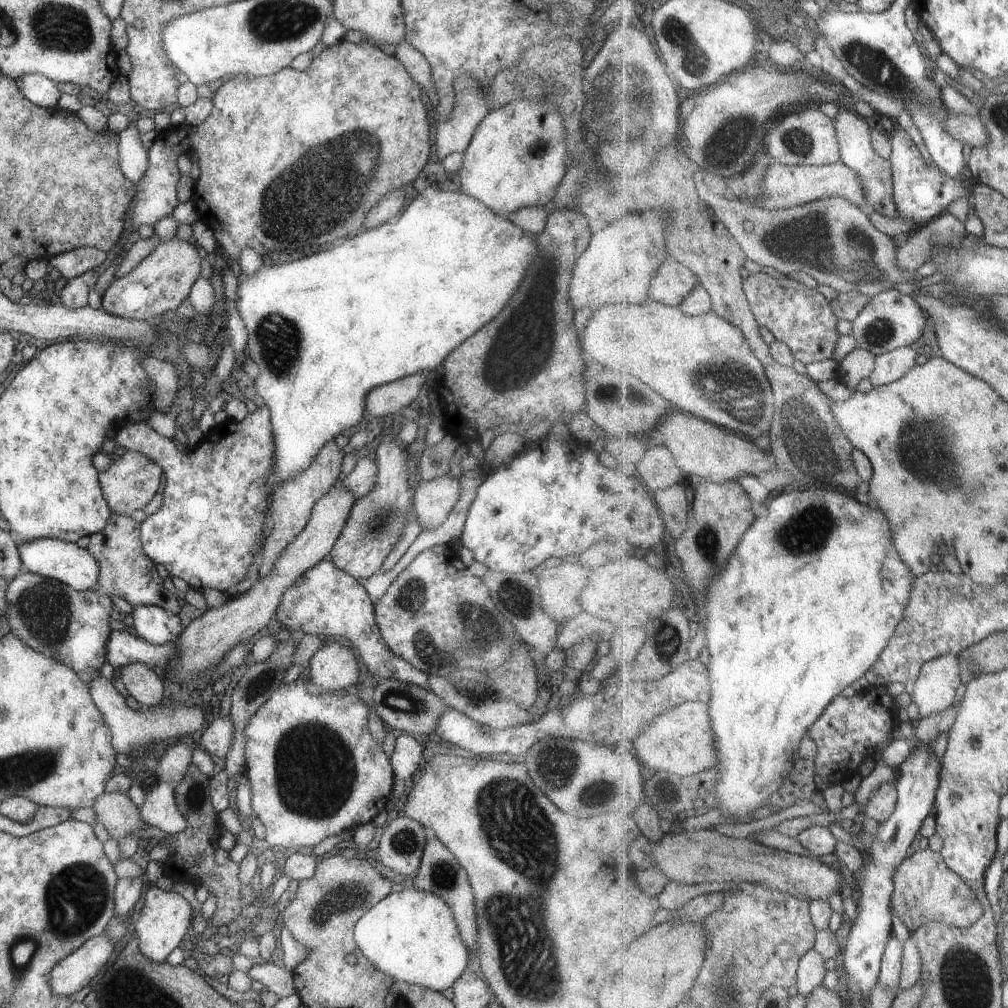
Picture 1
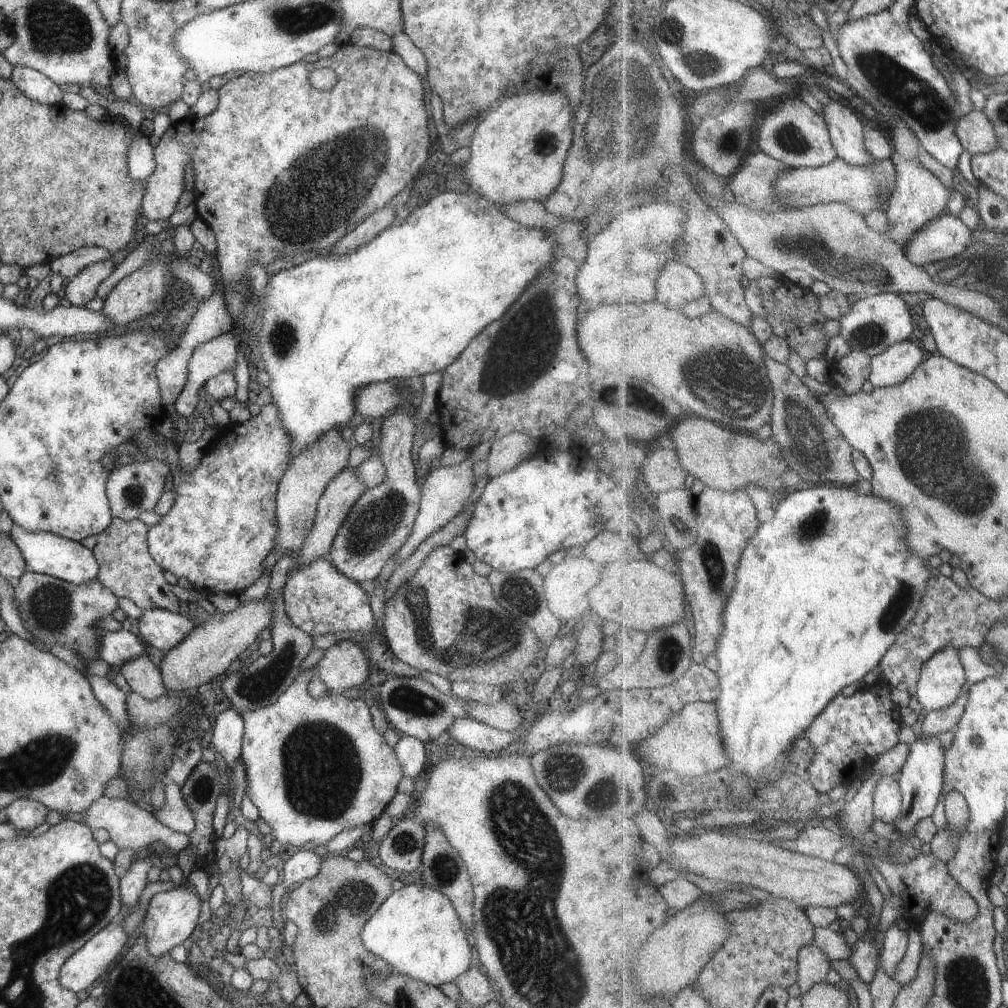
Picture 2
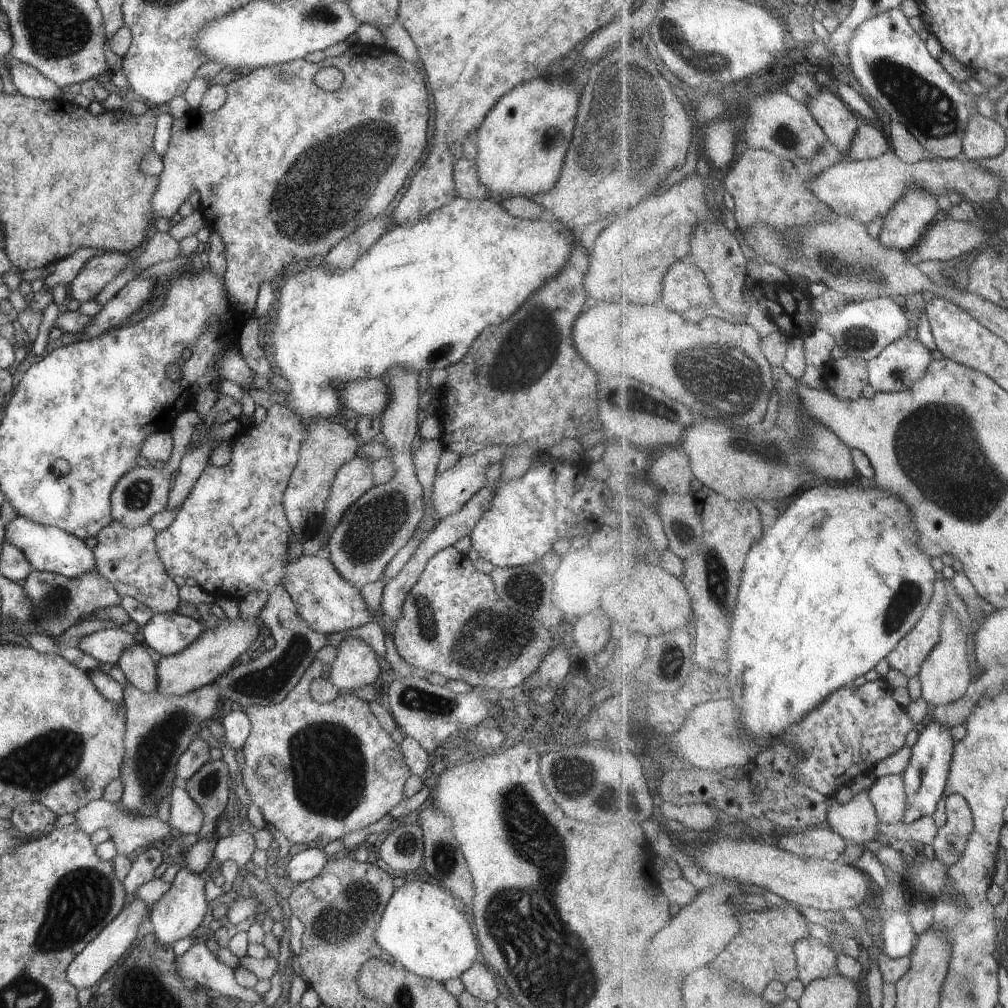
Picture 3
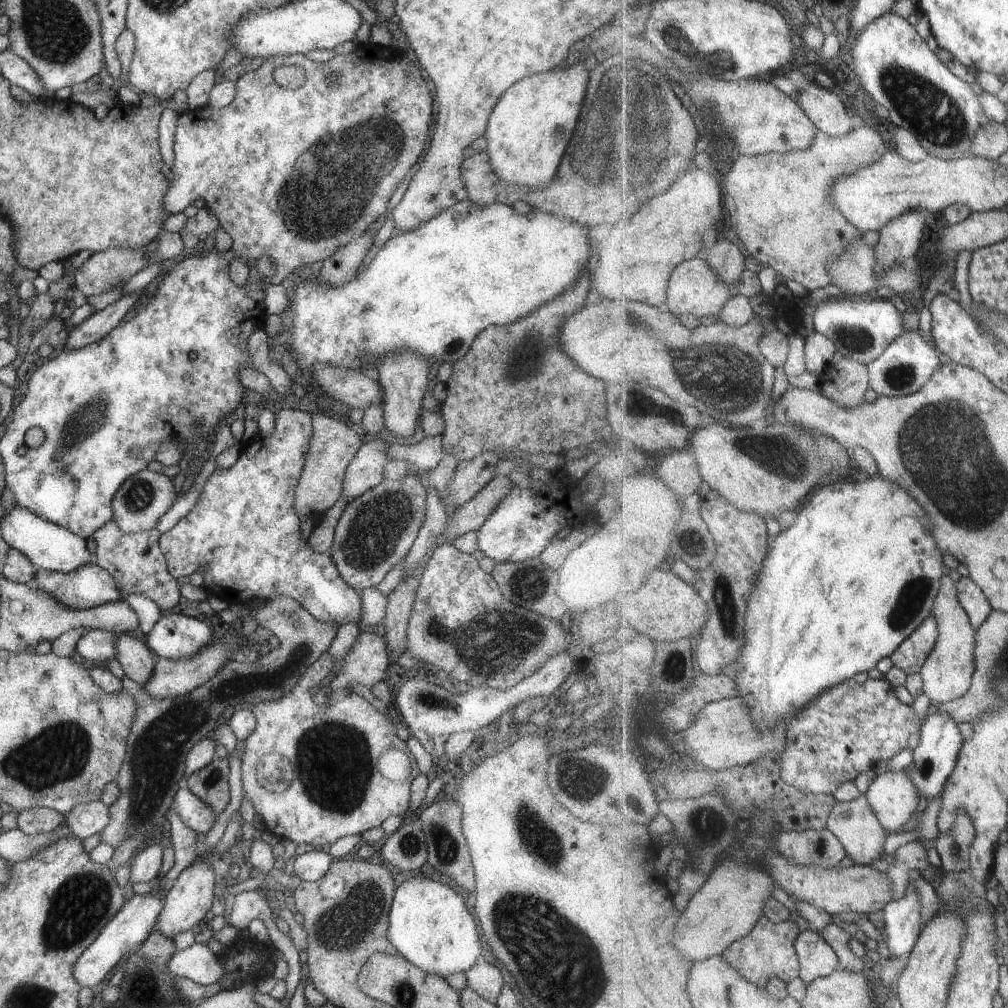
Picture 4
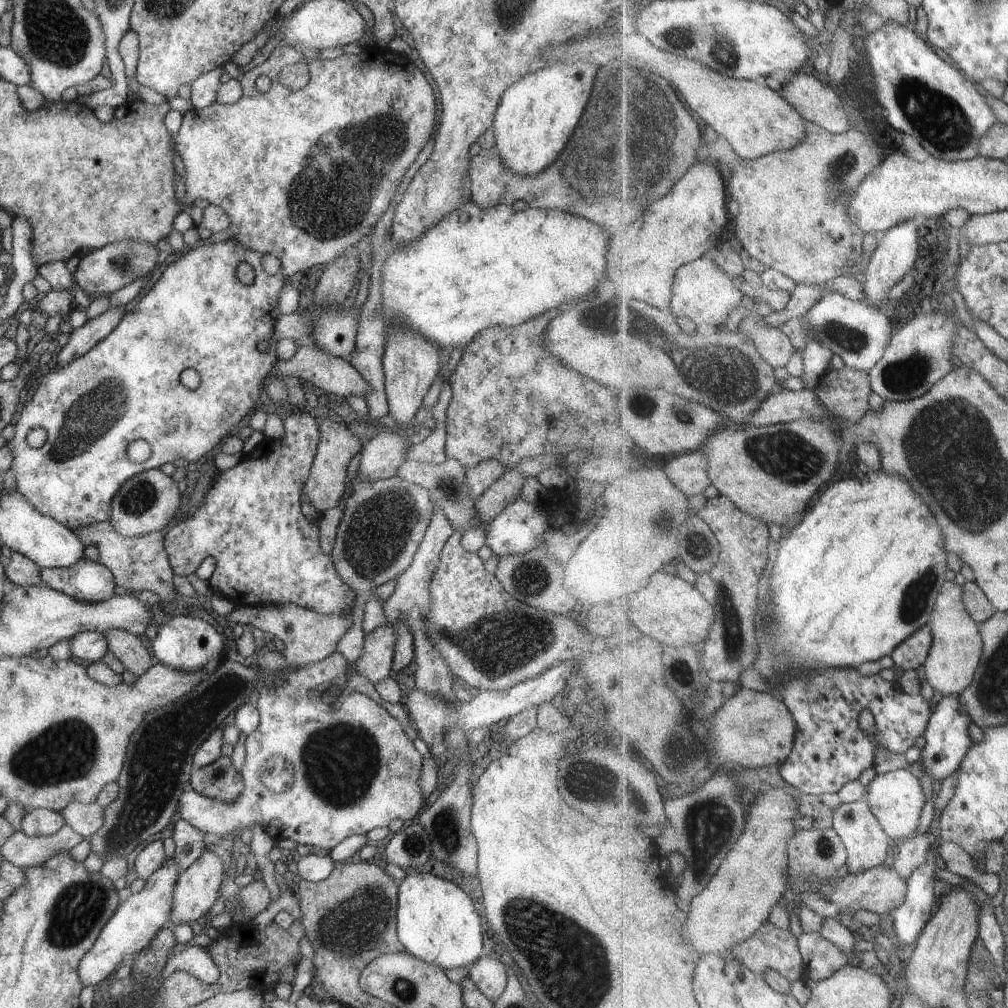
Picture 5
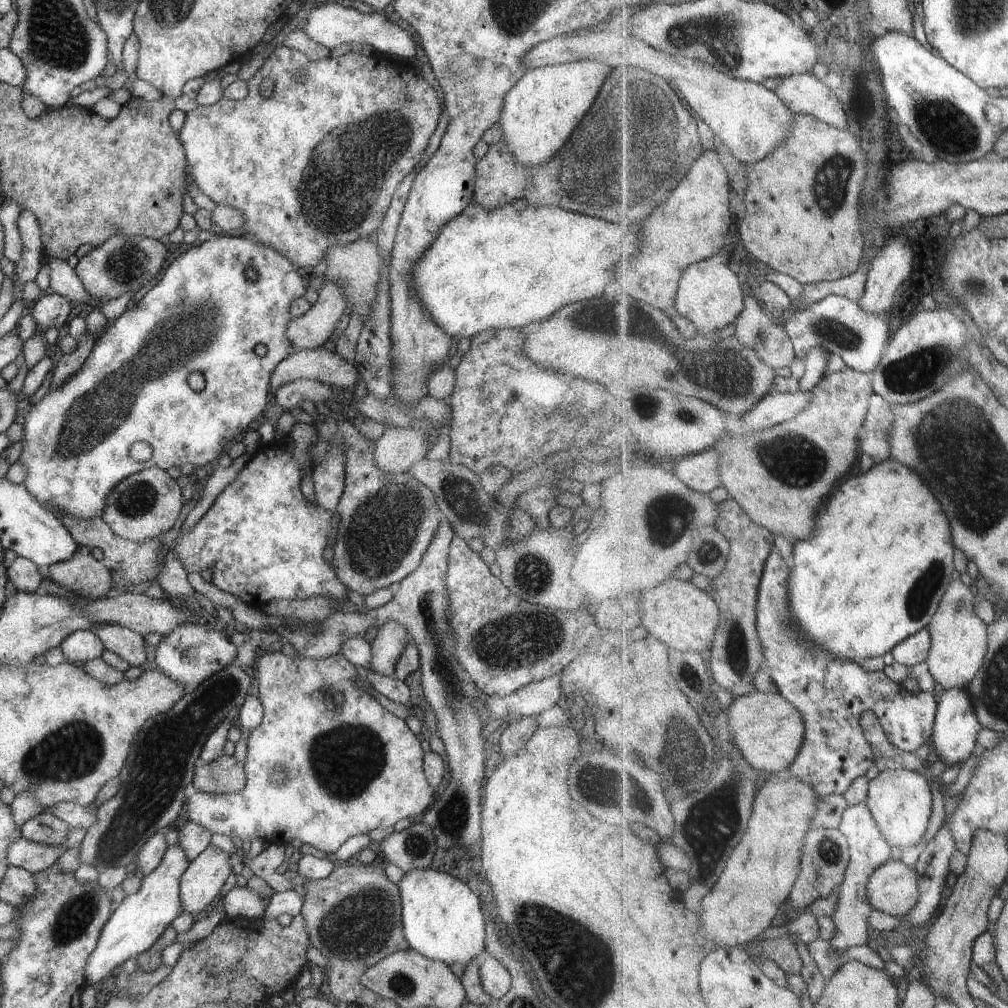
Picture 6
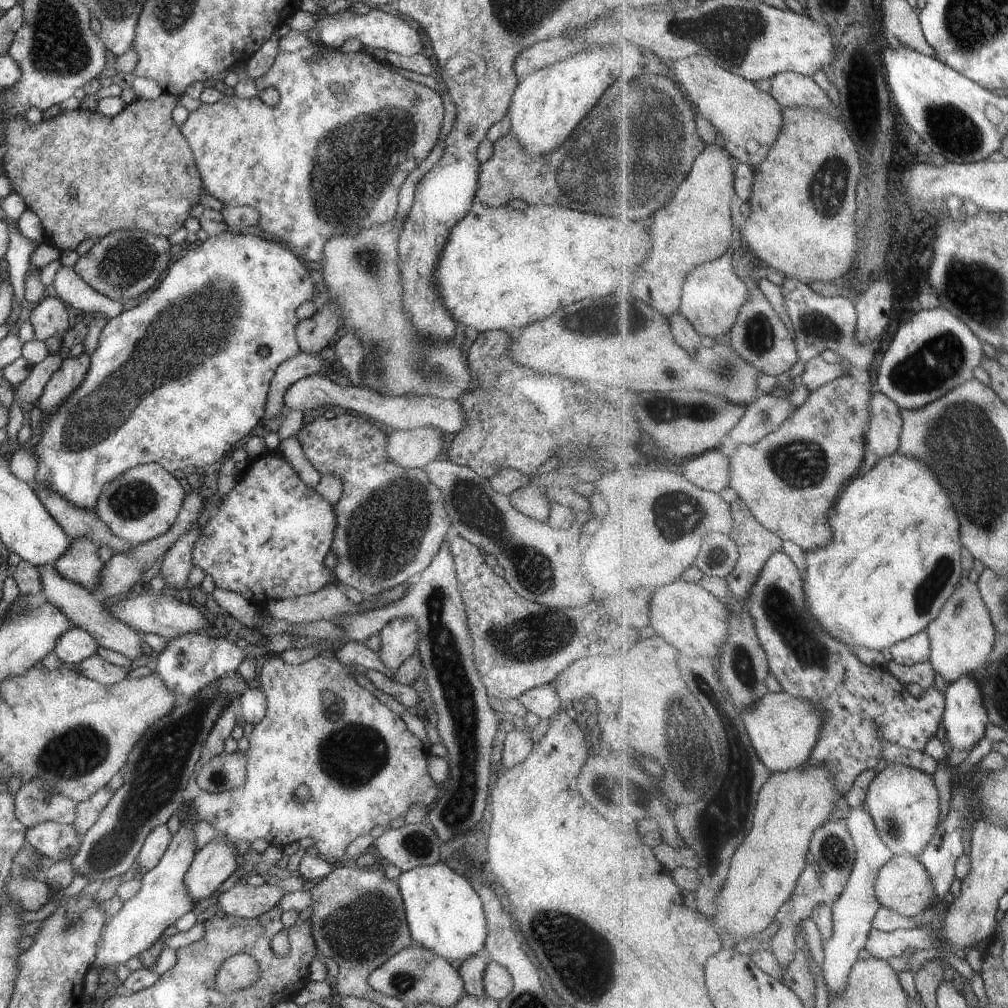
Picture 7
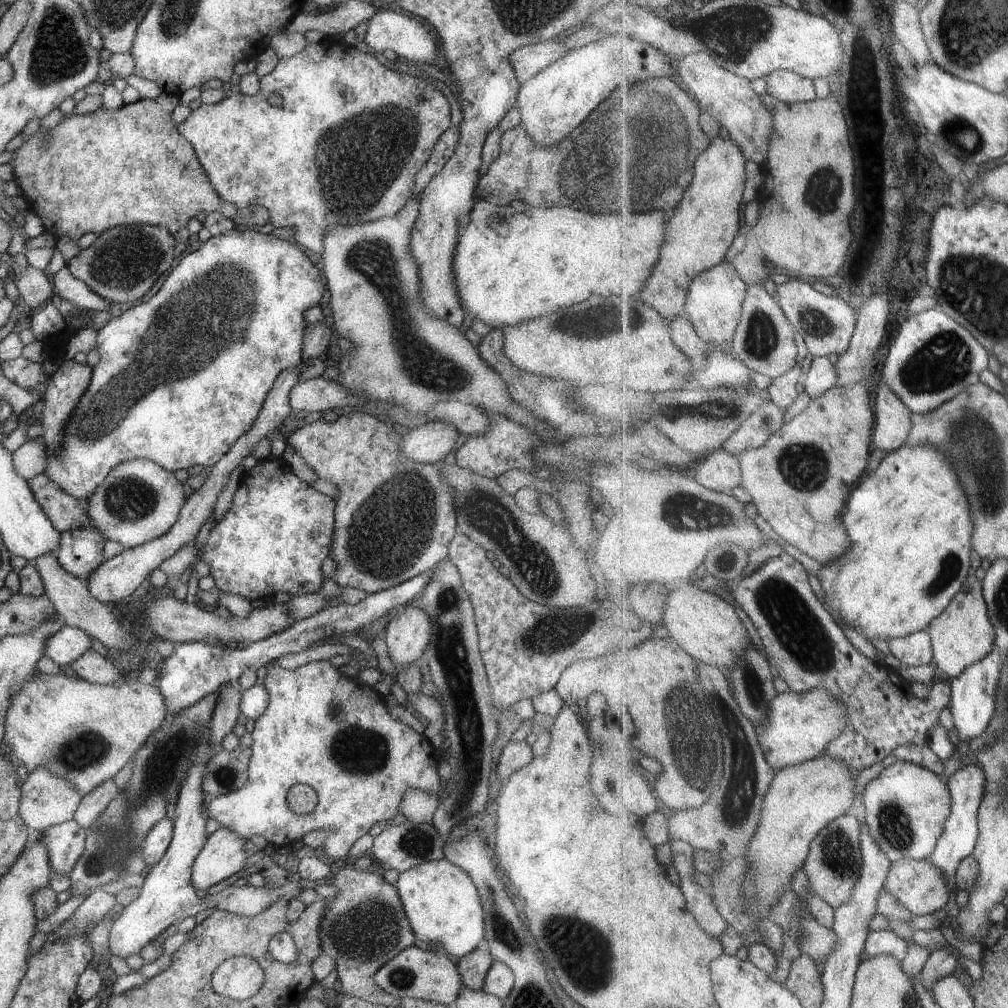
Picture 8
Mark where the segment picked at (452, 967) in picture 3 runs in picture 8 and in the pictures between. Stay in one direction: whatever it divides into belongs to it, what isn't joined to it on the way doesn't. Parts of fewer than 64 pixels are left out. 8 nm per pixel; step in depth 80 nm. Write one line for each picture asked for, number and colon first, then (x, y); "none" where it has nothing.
4: (429, 926)
5: (435, 921)
6: (442, 919)
7: (443, 913)
8: (442, 906)

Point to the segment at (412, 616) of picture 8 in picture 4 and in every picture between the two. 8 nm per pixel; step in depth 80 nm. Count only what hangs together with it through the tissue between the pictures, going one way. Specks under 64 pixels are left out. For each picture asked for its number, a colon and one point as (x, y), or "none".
4: (365, 664)
5: (374, 664)
6: (390, 639)
7: (399, 638)

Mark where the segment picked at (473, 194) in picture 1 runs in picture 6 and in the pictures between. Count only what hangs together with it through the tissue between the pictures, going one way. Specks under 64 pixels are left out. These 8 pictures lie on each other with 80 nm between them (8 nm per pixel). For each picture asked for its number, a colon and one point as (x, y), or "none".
2: (517, 151)
3: (521, 143)
4: (527, 131)
5: (536, 115)
6: (541, 109)

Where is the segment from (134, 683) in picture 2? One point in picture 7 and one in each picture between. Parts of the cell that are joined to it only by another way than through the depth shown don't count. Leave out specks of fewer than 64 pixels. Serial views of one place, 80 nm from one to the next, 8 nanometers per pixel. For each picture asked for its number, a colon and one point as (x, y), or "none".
3: (139, 670)
4: (134, 657)
5: (127, 648)
6: (128, 646)
7: (73, 600)

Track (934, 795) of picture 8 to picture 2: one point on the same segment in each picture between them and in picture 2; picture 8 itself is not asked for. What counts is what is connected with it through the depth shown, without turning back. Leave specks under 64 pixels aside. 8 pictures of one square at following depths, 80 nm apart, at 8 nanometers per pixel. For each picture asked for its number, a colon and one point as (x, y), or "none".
2: (888, 800)
3: (889, 796)
4: (894, 799)
5: (896, 798)
6: (901, 802)
7: (904, 802)

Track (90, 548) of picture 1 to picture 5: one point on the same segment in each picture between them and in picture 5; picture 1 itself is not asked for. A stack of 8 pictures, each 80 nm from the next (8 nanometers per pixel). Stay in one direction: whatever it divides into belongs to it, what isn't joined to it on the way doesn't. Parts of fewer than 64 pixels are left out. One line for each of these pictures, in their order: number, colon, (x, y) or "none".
2: (124, 566)
3: (126, 558)
4: (133, 560)
5: (139, 563)

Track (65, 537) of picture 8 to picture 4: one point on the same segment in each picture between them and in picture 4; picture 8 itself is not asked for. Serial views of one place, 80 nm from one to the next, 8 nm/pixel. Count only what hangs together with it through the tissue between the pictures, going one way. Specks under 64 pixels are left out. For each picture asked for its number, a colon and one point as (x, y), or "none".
4: (87, 586)
5: (85, 581)
6: (82, 575)
7: (80, 562)

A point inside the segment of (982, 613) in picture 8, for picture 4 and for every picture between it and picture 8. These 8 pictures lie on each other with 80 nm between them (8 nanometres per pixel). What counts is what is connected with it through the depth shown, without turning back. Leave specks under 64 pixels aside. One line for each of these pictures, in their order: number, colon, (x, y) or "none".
4: (947, 676)
5: (952, 664)
6: (960, 640)
7: (963, 636)

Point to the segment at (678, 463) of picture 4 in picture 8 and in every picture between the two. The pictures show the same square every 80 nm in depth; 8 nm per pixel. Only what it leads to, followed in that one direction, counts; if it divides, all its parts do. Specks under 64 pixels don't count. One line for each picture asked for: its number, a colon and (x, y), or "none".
5: (689, 471)
6: (700, 472)
7: (712, 470)
8: (721, 472)

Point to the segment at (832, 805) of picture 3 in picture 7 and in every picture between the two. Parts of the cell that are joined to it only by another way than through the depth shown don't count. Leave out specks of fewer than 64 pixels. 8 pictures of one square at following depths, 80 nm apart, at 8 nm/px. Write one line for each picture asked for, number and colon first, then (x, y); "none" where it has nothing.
4: (856, 825)
5: (868, 845)
6: (869, 848)
7: (853, 912)

